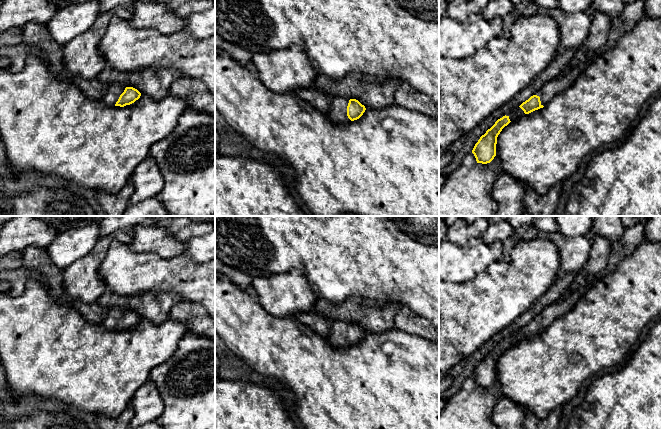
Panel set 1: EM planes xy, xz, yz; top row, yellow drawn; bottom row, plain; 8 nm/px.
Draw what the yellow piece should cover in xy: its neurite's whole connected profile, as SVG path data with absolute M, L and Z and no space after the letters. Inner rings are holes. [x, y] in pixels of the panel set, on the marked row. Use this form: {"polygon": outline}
{"polygon": "M113 84L107 86L102 100L108 105L124 107L134 103L140 96L141 93L133 87L124 88L121 85Z"}

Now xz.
{"polygon": "M336 96L331 98L328 117L334 123L349 122L359 119L365 110L365 106L356 99Z"}

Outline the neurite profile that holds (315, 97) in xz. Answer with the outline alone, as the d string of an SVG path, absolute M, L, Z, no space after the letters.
M317 87L314 89L297 89L294 94L328 116L331 98Z

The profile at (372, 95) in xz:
M317 72L316 87L330 98L340 96L358 100L366 109L380 109L394 104L399 81L385 79L379 83L365 81L360 74L350 74L339 81L329 80Z

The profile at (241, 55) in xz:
M215 33L215 48L224 52L228 52L230 56L233 59L235 59L239 64L245 66L255 75L258 75L258 72L252 62L252 56L253 56L252 52L238 45L225 41L217 33Z

